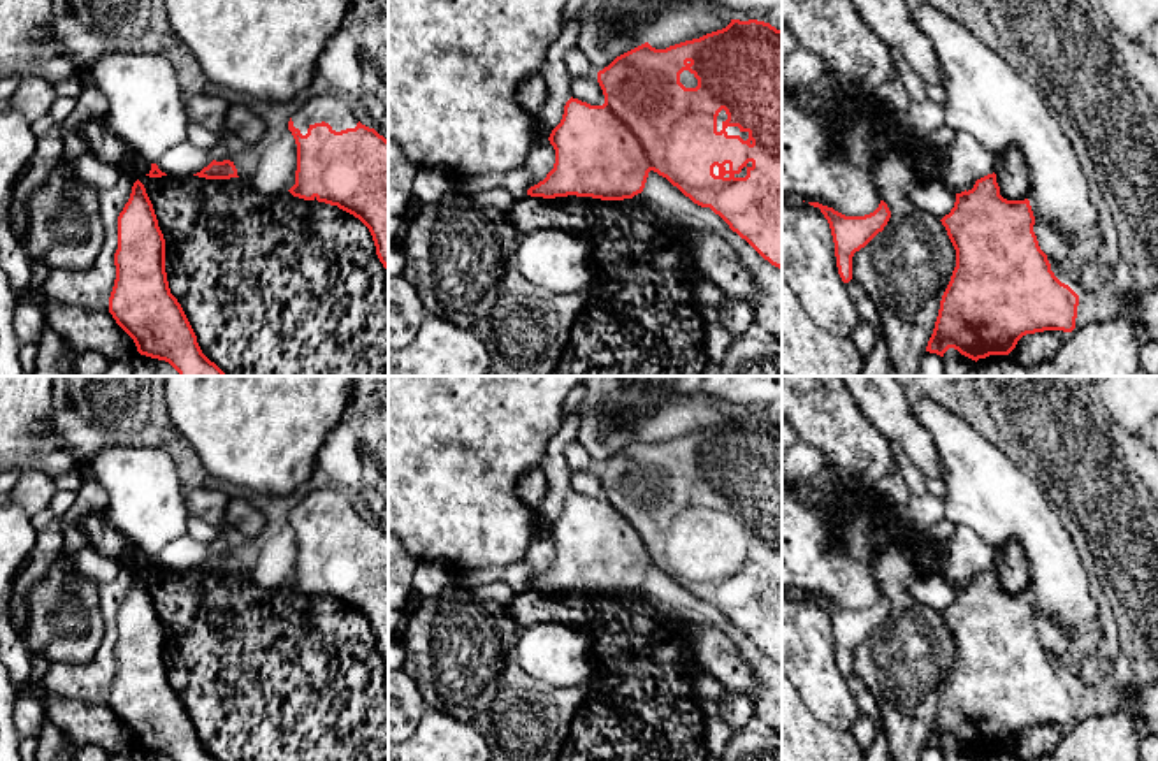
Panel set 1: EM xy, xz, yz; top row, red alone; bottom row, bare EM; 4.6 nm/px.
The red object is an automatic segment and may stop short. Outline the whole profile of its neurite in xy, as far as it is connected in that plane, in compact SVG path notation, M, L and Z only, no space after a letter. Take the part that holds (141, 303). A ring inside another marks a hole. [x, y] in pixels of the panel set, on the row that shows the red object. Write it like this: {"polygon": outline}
{"polygon": "M137 179L118 216L116 279L109 313L141 355L169 362L179 376L227 376L200 350L165 272L165 239Z"}

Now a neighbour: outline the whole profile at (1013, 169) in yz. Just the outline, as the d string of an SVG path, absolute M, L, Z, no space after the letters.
M1009 146L1000 158L996 158L996 183L1000 195L1007 200L1024 200L1030 195L1030 169L1023 155Z

